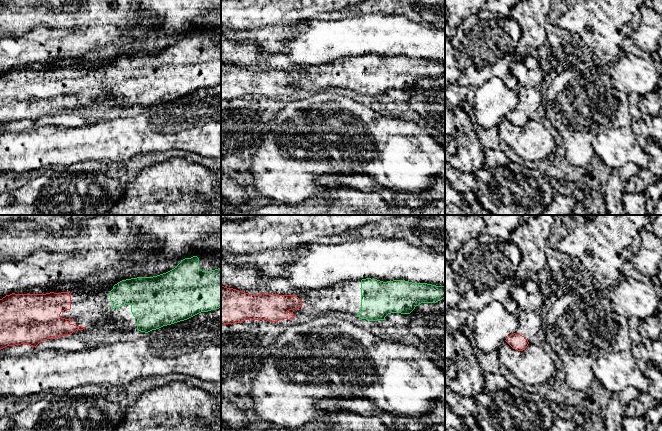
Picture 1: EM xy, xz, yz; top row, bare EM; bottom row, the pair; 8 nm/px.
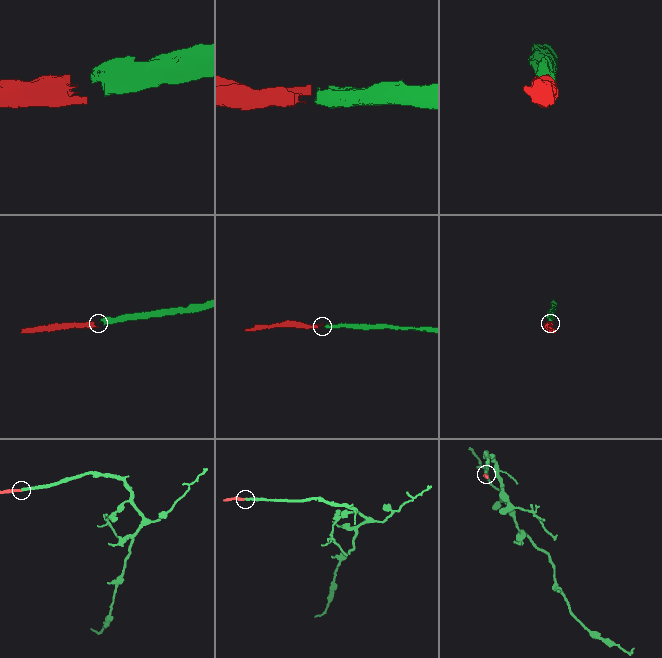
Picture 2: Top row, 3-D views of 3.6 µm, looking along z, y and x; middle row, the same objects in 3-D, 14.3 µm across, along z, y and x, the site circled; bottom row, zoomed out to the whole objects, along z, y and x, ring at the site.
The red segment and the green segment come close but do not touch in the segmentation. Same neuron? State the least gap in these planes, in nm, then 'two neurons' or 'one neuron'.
280 nm | one neuron

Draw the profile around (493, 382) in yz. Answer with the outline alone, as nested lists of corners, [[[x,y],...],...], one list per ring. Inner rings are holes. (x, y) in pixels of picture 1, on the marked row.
[[[488,373],[484,375],[484,390],[485,391],[502,391],[507,390],[510,386],[509,382],[500,374]]]

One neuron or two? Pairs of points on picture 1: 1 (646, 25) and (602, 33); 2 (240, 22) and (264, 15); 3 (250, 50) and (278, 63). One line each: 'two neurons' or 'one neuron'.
1: two neurons
2: one neuron
3: one neuron

